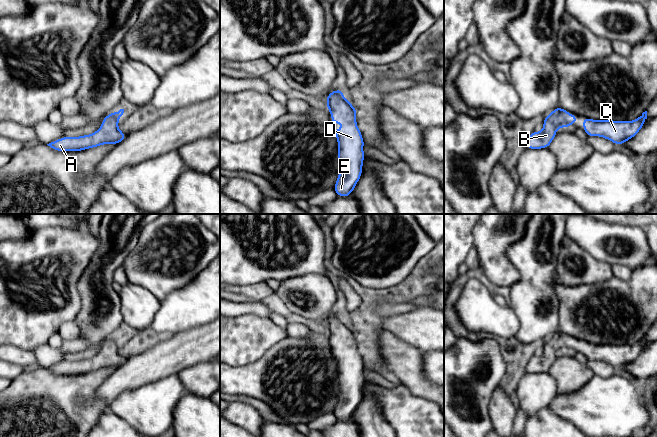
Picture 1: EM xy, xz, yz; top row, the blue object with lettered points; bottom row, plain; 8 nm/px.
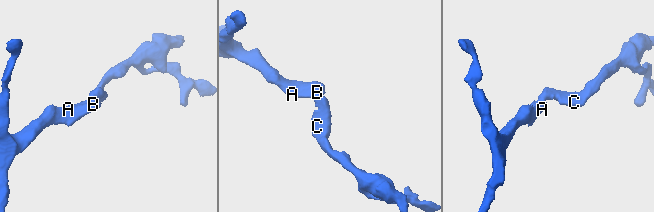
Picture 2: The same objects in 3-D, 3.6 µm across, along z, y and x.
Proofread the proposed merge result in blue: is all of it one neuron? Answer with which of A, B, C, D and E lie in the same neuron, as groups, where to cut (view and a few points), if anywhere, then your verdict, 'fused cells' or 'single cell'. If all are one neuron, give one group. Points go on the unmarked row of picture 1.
A B C D E | no cut | single cell

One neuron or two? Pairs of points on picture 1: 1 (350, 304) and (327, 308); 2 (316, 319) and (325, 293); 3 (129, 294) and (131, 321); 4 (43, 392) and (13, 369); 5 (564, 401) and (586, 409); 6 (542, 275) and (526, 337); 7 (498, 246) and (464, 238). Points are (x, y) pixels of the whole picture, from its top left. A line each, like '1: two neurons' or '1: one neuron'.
1: two neurons
2: one neuron
3: one neuron
4: two neurons
5: one neuron
6: one neuron
7: two neurons

